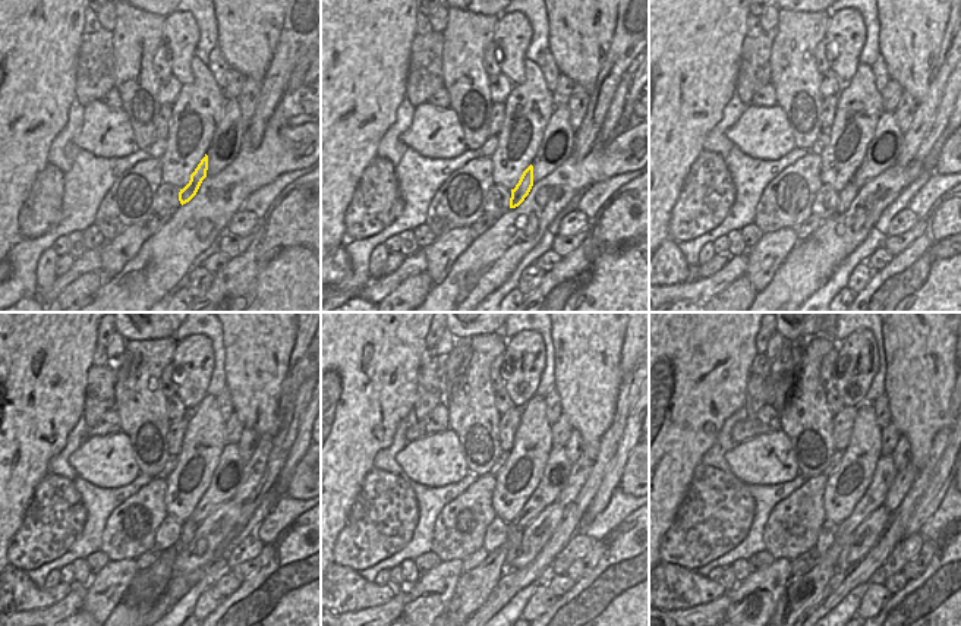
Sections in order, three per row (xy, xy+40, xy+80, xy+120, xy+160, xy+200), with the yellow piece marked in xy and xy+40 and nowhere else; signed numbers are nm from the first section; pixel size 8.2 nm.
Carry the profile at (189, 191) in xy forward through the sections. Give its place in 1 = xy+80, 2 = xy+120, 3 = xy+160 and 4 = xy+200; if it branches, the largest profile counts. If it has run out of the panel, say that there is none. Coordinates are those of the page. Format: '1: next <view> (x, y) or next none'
1: next xy+80 (850, 191)
2: next xy+120 (189, 528)
3: next xy+160 (514, 537)
4: next xy+200 (841, 565)

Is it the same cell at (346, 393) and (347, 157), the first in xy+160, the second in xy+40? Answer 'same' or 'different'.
same

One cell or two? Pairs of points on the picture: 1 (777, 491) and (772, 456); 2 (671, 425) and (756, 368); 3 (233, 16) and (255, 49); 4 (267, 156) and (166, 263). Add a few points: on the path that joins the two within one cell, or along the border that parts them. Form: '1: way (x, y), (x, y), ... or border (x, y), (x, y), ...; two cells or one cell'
1: border (799, 475), (784, 483), (747, 485); two cells
2: border (758, 354), (752, 362), (750, 374); two cells
3: way (240, 24), (248, 31), (248, 41); one cell
4: way (236, 189), (230, 203), (192, 214), (182, 229); one cell

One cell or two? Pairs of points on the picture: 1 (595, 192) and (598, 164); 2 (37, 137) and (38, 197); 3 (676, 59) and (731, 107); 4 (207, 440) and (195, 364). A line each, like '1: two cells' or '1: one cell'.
1: two cells
2: two cells
3: two cells
4: two cells

